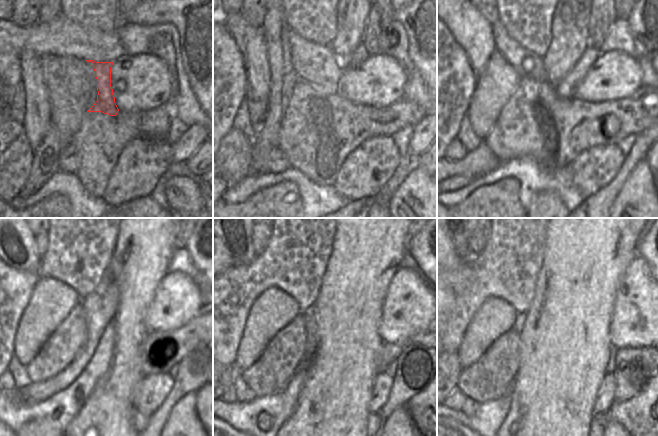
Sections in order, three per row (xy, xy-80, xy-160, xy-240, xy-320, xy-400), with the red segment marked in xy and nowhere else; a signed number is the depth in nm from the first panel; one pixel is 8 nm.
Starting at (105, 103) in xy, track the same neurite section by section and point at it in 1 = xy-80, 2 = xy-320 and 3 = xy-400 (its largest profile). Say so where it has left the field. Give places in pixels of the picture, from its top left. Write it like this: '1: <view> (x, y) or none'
1: xy-80 (324, 73)
2: xy-320 (261, 238)
3: xy-400 (478, 238)

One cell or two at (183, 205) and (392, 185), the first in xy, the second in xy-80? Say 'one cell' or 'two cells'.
two cells

